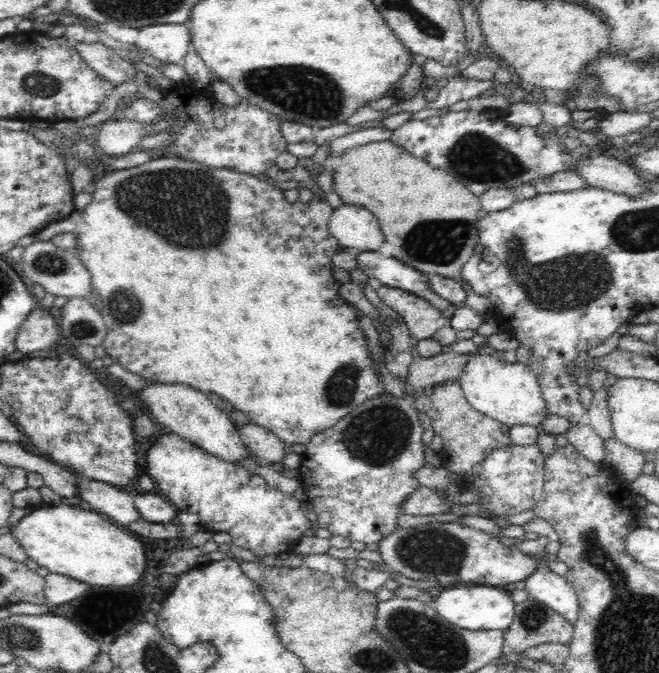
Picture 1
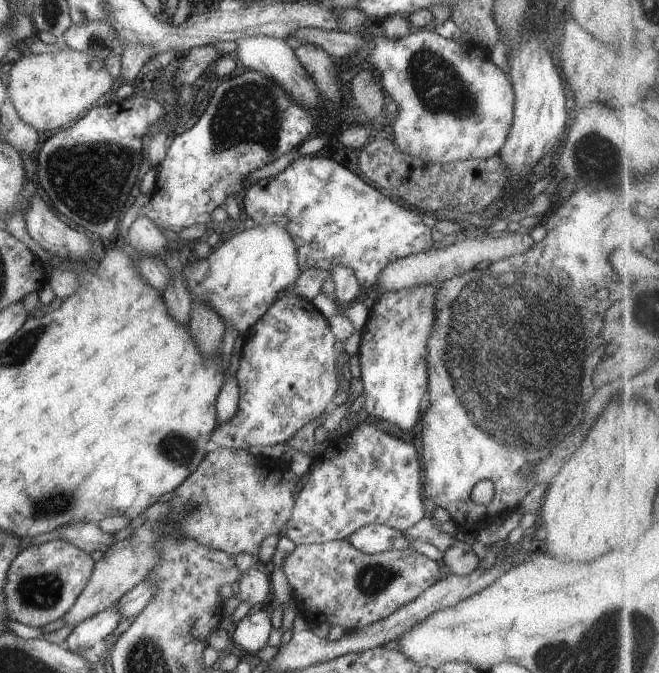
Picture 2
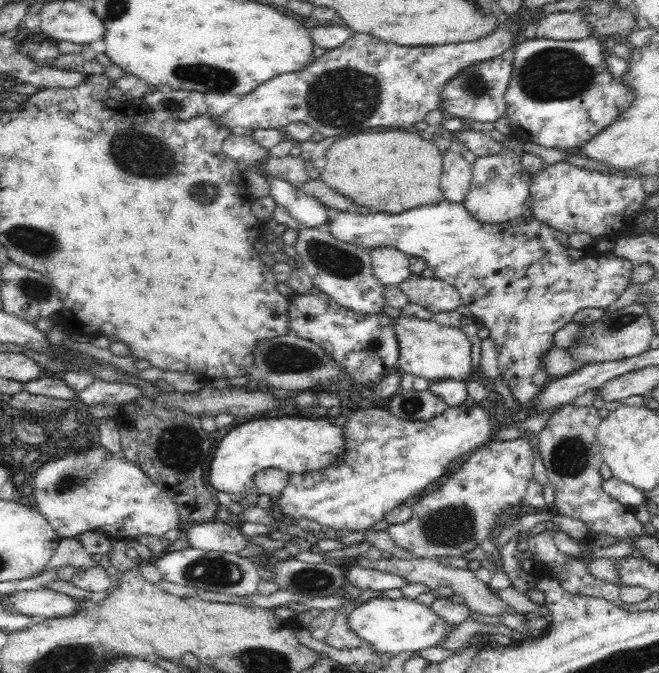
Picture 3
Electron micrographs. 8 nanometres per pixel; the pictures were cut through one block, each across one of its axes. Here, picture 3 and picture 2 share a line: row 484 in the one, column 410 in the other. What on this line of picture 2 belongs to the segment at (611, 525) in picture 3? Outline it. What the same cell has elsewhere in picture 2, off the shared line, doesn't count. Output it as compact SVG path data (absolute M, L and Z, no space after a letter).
M346 538L320 544L297 545L294 551L285 557L282 570L292 588L291 596L296 608L306 618L311 628L321 622L328 622L329 625L340 626L350 633L385 619L402 608L402 605L418 598L419 594L438 582L442 563L443 561L438 564L426 555L414 551L391 550L376 554L363 553L356 550Z

